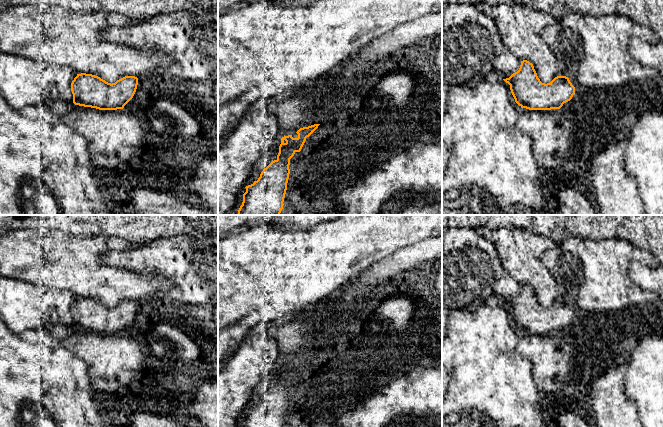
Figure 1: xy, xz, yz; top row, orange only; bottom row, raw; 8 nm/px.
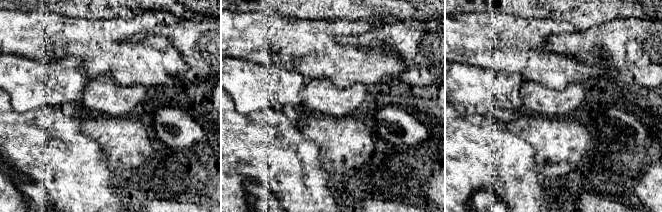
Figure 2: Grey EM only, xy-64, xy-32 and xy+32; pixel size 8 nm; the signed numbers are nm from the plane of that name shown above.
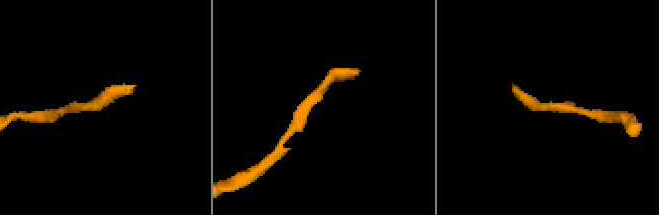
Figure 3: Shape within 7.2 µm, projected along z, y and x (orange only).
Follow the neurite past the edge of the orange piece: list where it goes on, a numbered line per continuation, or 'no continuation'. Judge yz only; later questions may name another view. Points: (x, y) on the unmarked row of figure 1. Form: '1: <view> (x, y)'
no continuation

